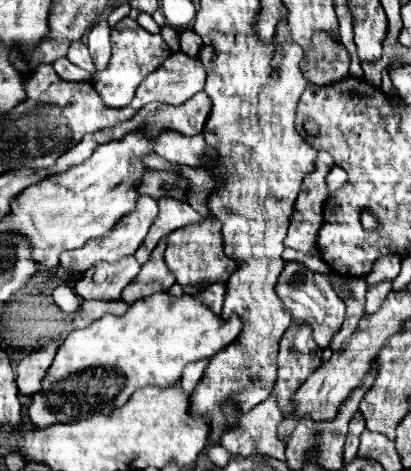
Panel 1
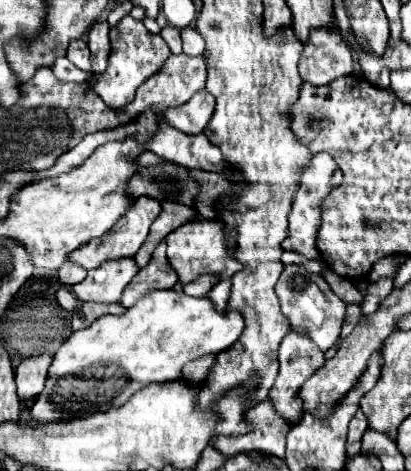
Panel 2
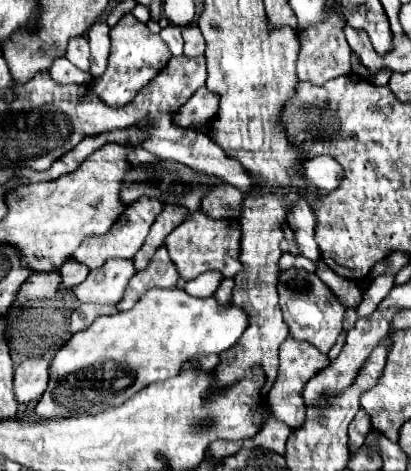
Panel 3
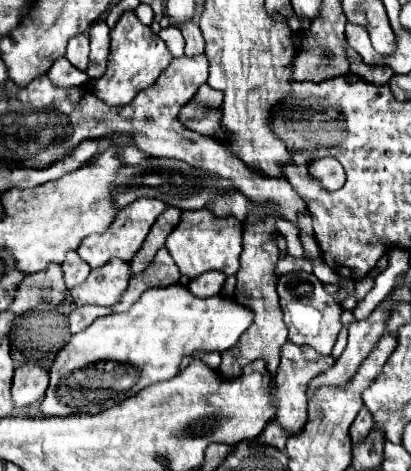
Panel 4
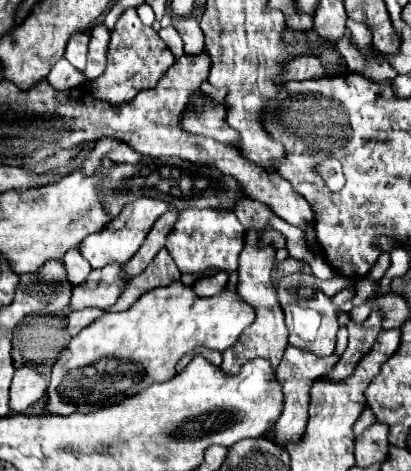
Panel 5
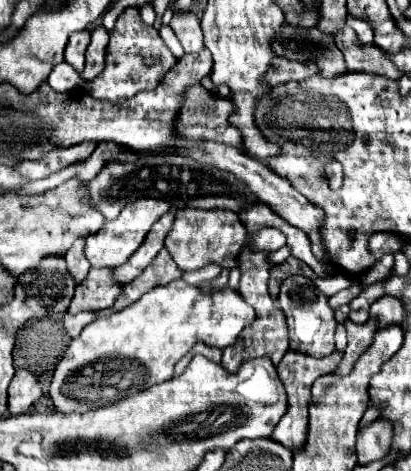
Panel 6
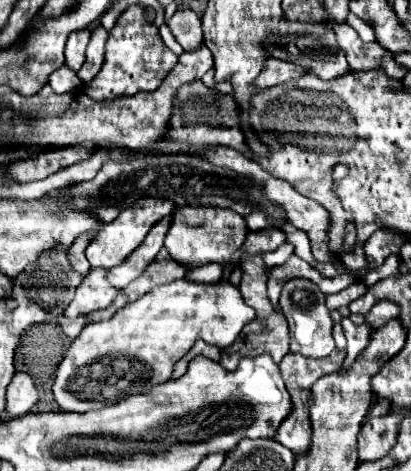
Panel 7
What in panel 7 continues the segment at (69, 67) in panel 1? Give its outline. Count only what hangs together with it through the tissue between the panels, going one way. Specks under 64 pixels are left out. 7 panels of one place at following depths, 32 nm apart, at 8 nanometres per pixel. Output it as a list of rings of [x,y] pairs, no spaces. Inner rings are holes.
[[[62,66],[58,68],[56,72],[50,74],[50,88],[56,92],[56,94],[66,94],[66,92],[74,92],[74,90],[80,90],[84,84],[82,80],[76,76],[74,70],[70,70],[68,66]]]

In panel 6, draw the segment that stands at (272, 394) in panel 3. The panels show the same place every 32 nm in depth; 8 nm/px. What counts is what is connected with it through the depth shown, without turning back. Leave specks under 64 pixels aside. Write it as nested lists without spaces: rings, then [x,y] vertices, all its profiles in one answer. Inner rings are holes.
[[[286,352],[286,356],[282,358],[282,362],[278,364],[278,374],[284,382],[284,388],[286,388],[286,394],[288,394],[288,410],[286,414],[282,416],[282,420],[278,422],[272,438],[276,442],[280,442],[282,446],[286,448],[300,448],[300,444],[304,444],[304,436],[308,436],[308,404],[310,404],[310,388],[314,384],[316,378],[324,376],[324,374],[332,374],[338,364],[342,360],[342,354],[340,352],[334,352],[332,356],[328,358],[312,358],[312,356],[306,356],[302,352]]]

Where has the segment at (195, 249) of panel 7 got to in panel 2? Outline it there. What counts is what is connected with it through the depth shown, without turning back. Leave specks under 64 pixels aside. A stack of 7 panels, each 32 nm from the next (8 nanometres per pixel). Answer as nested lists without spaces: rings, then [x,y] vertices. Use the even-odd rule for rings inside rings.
[[[196,214],[196,220],[176,228],[170,236],[166,236],[166,244],[168,260],[172,268],[178,272],[182,284],[196,280],[202,274],[218,274],[220,278],[230,278],[243,268],[240,262],[228,255],[228,248],[232,248],[234,240],[228,240],[224,236],[224,226],[220,224],[220,220],[208,220]]]

